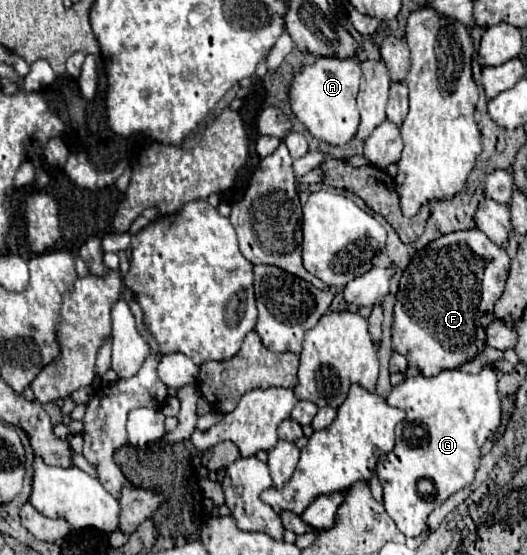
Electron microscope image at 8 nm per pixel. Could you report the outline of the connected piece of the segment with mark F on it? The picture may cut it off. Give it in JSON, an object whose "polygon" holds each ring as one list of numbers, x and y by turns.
{"polygon":[[477,227,475,229,467,229,467,231,455,231,455,233,449,233,449,235,443,235,435,241,431,241,427,247,423,247,421,251,417,251,409,263,409,267,405,269,403,277,401,277,401,285,399,285,399,291,397,291,397,303,395,303,395,319,393,319,393,347,397,353,405,355,409,365,411,367,419,367,423,375,435,375,435,373,441,373,445,369,455,369,457,365,461,365,463,361,479,355,483,349,485,349,485,327,493,321,493,305,497,303,497,299,503,295,503,289,505,289,505,281,507,281,507,273,509,273,509,263,511,259,507,257,507,253,503,251,503,247,497,247,493,245,487,235,483,231,479,231]]}

